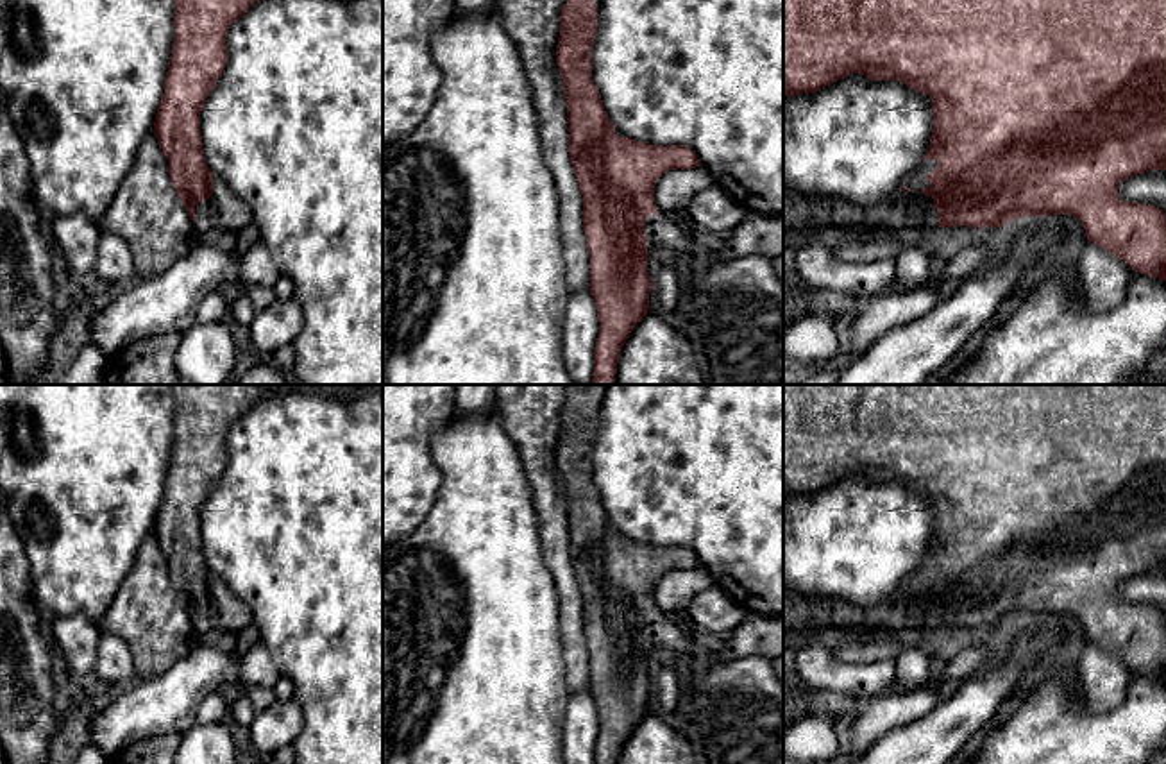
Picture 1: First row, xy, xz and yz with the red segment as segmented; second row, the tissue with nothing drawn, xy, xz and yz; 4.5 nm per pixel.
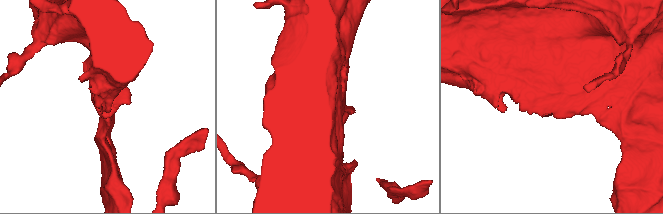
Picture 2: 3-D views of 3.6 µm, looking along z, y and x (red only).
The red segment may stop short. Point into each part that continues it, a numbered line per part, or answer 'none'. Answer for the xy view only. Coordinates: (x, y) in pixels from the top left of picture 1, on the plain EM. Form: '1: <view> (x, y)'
1: xy (224, 611)

